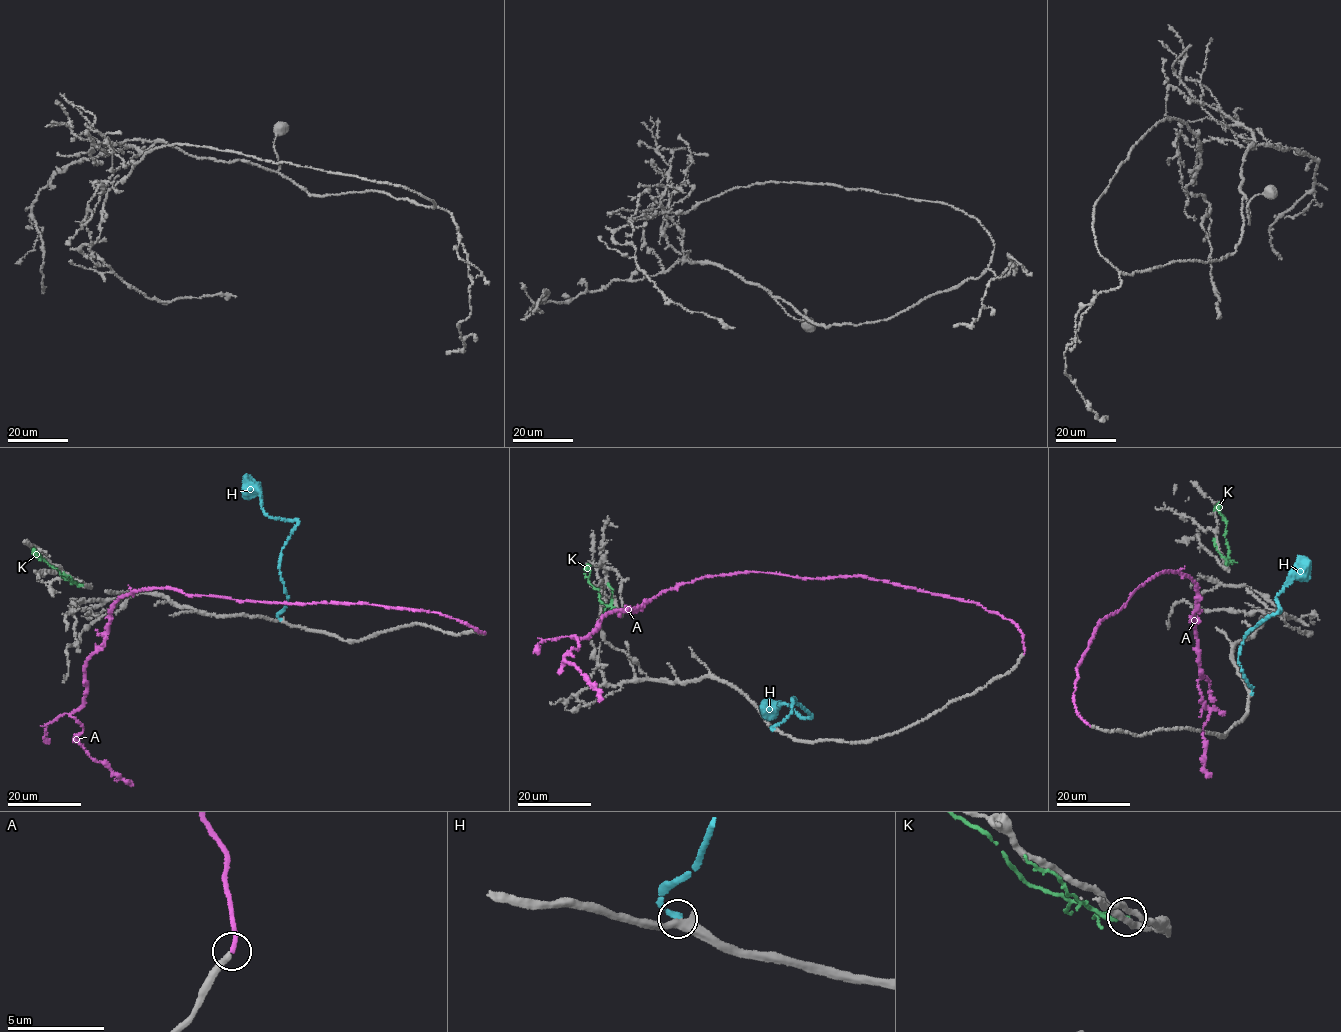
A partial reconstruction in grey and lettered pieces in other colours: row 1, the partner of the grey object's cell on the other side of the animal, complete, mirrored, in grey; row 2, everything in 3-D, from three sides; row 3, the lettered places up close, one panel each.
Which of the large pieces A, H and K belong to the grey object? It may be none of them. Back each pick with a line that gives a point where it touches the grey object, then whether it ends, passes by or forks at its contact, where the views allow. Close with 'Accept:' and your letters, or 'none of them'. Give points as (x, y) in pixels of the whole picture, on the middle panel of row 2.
A: Touches grey at (1024, 653). It ends there
Accept: A

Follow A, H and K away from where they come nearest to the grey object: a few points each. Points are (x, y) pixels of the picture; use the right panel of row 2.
A: (1089, 726), (1073, 696), (1098, 623), (1145, 582), (1177, 571), (1195, 583), (1210, 776)
H: (1251, 693), (1252, 687), (1238, 661), (1244, 635), (1281, 608), (1277, 594), (1307, 569), (1307, 559)
K: (1226, 564), (1229, 552), (1225, 538), (1227, 526), (1217, 509), (1213, 511)

